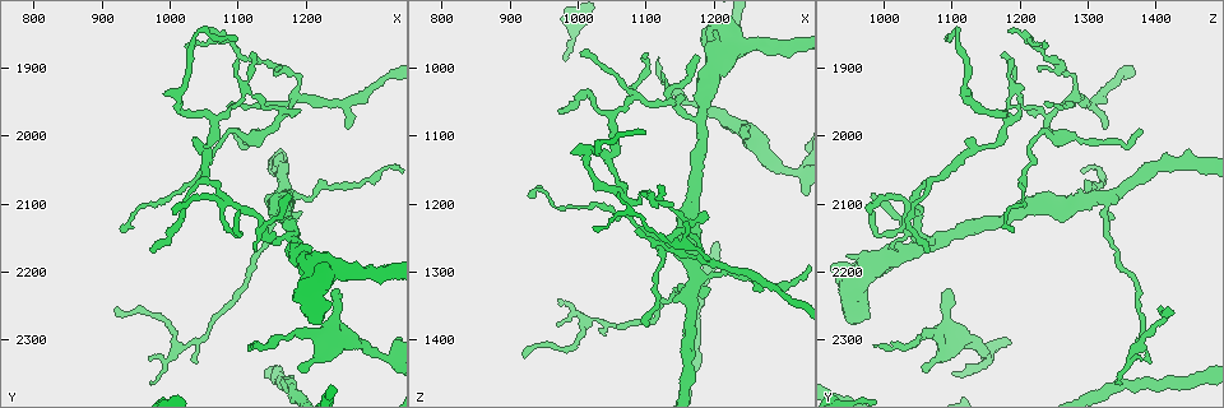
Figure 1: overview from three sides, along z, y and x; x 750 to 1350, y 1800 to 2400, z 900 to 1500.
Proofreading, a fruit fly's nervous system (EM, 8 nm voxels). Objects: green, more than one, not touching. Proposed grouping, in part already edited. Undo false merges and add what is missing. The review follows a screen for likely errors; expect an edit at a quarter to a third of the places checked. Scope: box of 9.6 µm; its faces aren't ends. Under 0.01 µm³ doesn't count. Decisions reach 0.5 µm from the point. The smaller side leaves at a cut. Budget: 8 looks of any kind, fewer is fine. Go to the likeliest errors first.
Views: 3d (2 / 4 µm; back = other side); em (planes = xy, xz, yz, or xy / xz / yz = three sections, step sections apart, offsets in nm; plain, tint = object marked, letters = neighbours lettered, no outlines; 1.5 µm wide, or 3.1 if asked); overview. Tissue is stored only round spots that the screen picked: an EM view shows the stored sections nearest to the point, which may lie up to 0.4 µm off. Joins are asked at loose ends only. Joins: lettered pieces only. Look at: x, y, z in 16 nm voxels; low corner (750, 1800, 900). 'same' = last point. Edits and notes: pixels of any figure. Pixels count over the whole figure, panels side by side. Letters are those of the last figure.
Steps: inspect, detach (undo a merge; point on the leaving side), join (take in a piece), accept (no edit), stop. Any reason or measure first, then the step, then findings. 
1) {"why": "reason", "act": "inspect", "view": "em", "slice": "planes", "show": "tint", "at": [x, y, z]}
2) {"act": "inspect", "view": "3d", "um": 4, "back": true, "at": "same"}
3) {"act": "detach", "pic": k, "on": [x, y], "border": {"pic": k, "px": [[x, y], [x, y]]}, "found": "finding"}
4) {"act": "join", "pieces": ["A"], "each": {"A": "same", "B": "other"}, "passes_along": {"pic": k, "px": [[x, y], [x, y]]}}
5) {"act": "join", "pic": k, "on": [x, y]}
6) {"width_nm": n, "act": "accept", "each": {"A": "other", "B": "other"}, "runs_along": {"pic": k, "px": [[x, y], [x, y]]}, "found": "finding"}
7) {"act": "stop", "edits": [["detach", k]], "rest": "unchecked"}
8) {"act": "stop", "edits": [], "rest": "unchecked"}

{"why": "two arms in line, one across", "act": "inspect", "view": "em", "slice": "planes", "show": "letters", "at": [1180, 2150, 1075]}

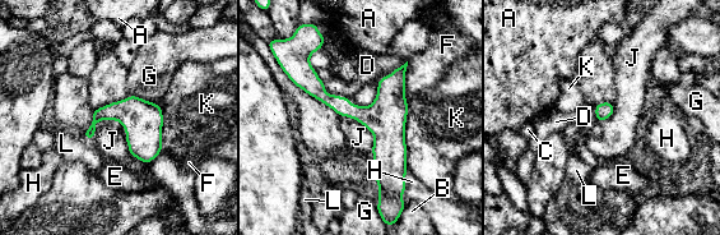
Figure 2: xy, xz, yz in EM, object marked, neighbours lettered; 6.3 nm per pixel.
{"act": "accept", "each": {"A": "other", "B": "other", "C": "other", "D": "other", "E": "other", "F": "other", "G": "other", "H": "other", "J": "other", "K": "other", "L": "other"}, "found": "continuous, no second neuron"}

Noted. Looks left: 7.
{"why": "sharp bend", "act": "inspect", "view": "3d", "um": 4, "at": [1110, 1935, 1195]}

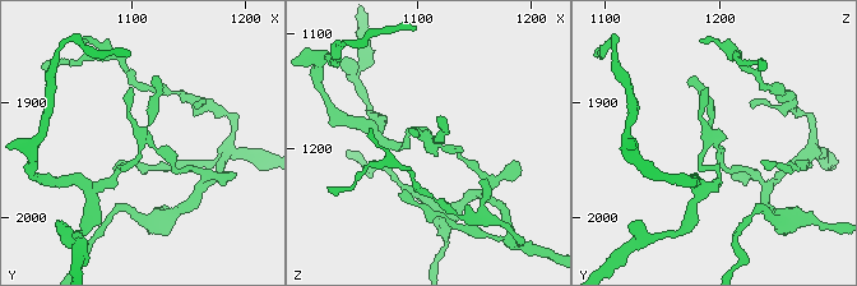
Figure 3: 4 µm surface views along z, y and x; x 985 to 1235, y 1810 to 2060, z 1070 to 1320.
{"act": "inspect", "view": "em", "slice": "planes", "show": "letters", "at": [1110, 1938, 1190]}

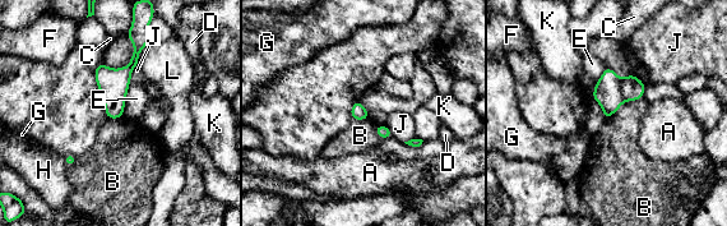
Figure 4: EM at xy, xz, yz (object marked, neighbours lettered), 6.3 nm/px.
{"act": "detach", "pic": 4, "on": [633, 88], "each": {"A": "other", "B": "other", "C": "other", "D": "other", "E": "other", "F": "other", "G": "other", "H": "other", "J": "other", "K": "other", "L": "other"}, "border": {"pic": 4, "px": [[620, 79], [620, 93], [624, 101]]}, "found": "two neurons meet here"}

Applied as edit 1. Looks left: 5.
{"why": "redraw", "act": "inspect", "view": "overview"}

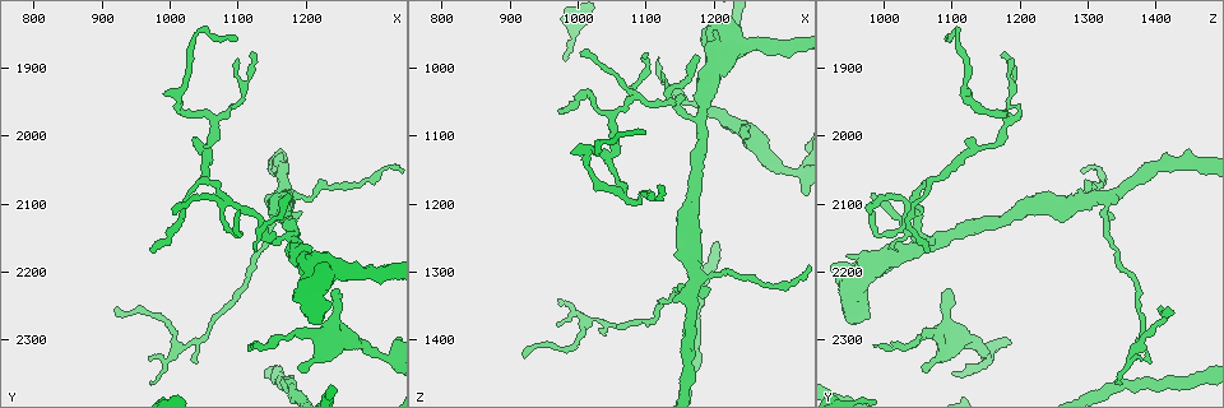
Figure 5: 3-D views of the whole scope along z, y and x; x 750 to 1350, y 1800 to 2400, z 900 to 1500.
{"why": "sudden change in width", "act": "inspect", "view": "em", "slice": "planes", "show": "tint", "at": [1165, 2300, 1050]}

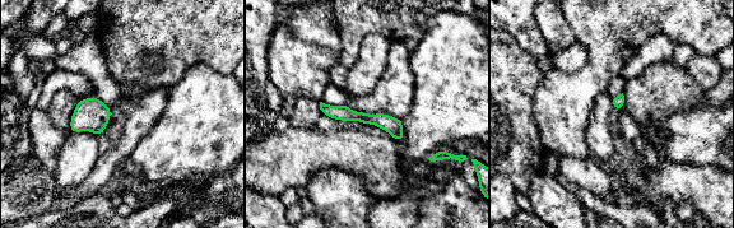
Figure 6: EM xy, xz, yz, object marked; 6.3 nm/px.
{"act": "inspect", "view": "em", "slice": "planes", "show": "letters", "at": "same"}

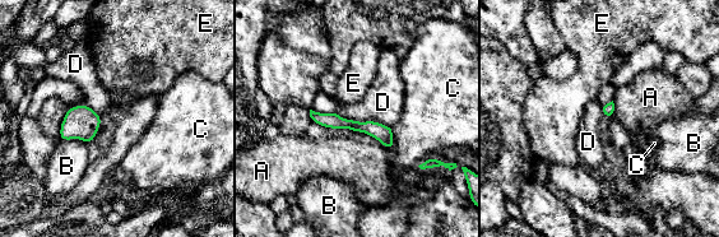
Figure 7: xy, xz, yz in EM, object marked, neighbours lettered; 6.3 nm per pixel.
{"act": "accept", "each": {"A": "other", "B": "other", "C": "other", "D": "other", "E": "other"}, "found": "all the same neuron"}

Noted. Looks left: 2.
{"act": "stop", "edits": [["detach", 4]], "rest": "unchecked"}

